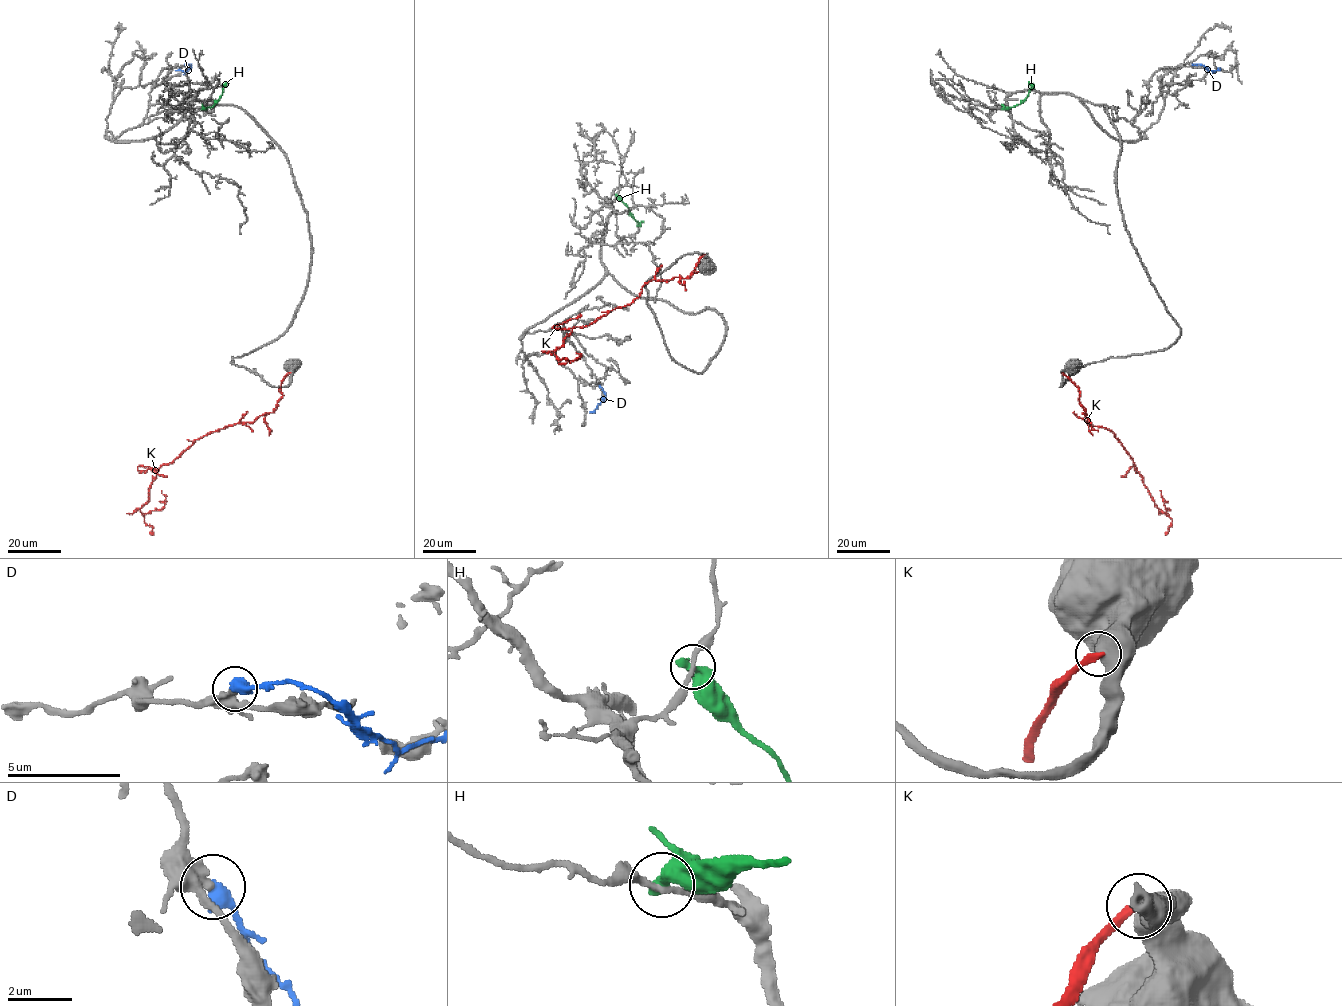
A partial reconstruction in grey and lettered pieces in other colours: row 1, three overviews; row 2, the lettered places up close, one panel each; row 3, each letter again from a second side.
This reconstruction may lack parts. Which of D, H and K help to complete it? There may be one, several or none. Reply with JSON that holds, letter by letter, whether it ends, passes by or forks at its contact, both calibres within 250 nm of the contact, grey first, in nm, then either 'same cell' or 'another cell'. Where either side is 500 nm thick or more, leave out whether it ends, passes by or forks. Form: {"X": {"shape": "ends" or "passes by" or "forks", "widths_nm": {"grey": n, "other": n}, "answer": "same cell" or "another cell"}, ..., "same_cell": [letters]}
{"D": {"widths_nm": {"grey": 320, "other": 500}, "answer": "another cell"}, "H": {"widths_nm": {"grey": 190, "other": 500}, "answer": "another cell"}, "K": {"widths_nm": {"grey": 750, "other": 280}, "answer": "another cell"}, "same_cell": []}

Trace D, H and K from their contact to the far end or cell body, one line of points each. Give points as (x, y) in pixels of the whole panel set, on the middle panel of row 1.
D: (599, 385), (606, 396), (590, 412)
H: (617, 195), (637, 224), (643, 221)
K: (704, 255), (696, 272), (686, 278), (649, 281), (629, 304), (576, 326), (554, 354), (574, 361), (576, 352)

